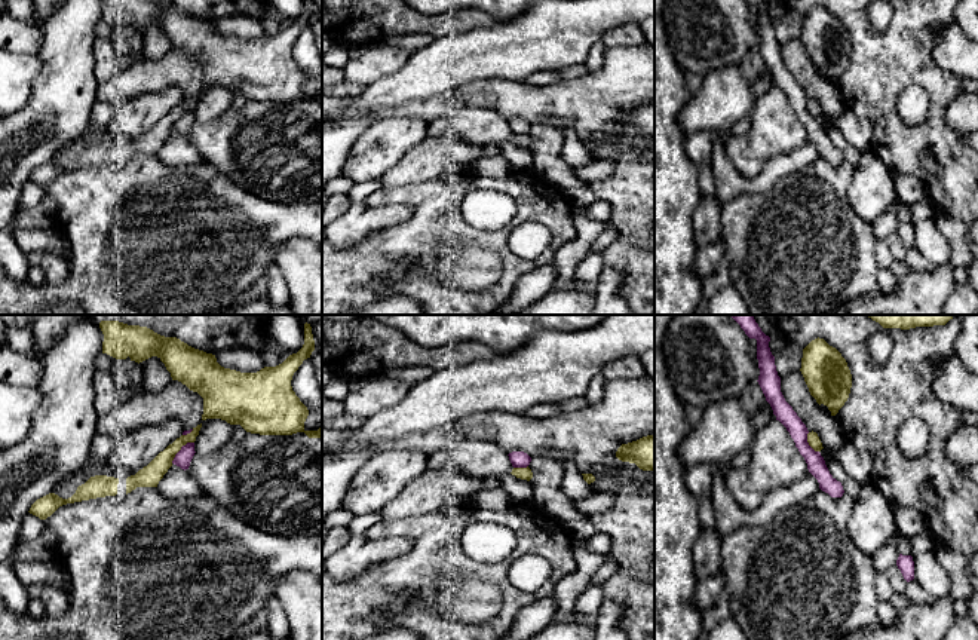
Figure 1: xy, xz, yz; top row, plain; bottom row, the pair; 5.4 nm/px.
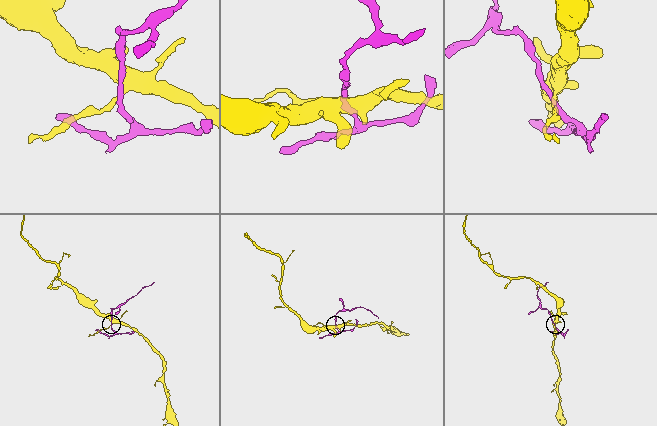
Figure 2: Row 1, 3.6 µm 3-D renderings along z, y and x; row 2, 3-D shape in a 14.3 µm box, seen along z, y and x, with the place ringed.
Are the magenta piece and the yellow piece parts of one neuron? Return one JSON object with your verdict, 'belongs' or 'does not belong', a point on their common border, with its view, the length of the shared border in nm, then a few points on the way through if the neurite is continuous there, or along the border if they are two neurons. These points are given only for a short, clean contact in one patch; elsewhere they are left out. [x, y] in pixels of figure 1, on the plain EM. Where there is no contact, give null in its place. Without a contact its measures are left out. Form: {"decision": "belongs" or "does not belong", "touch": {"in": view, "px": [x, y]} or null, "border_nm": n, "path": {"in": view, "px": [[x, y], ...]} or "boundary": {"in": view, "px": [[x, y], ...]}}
{"decision": "does not belong", "touch": {"in": "xy", "px": [181, 116]}, "border_nm": 170, "boundary": {"in": "xy", "px": [[193, 109], [183, 113], [171, 129]]}}

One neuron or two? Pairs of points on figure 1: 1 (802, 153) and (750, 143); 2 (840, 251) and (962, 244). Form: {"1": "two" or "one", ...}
{"1": "two", "2": "two"}

